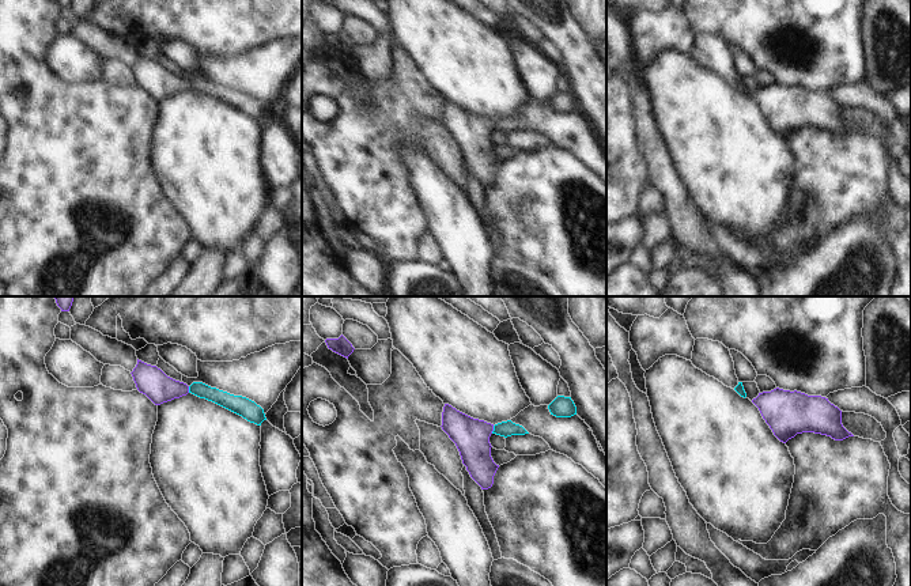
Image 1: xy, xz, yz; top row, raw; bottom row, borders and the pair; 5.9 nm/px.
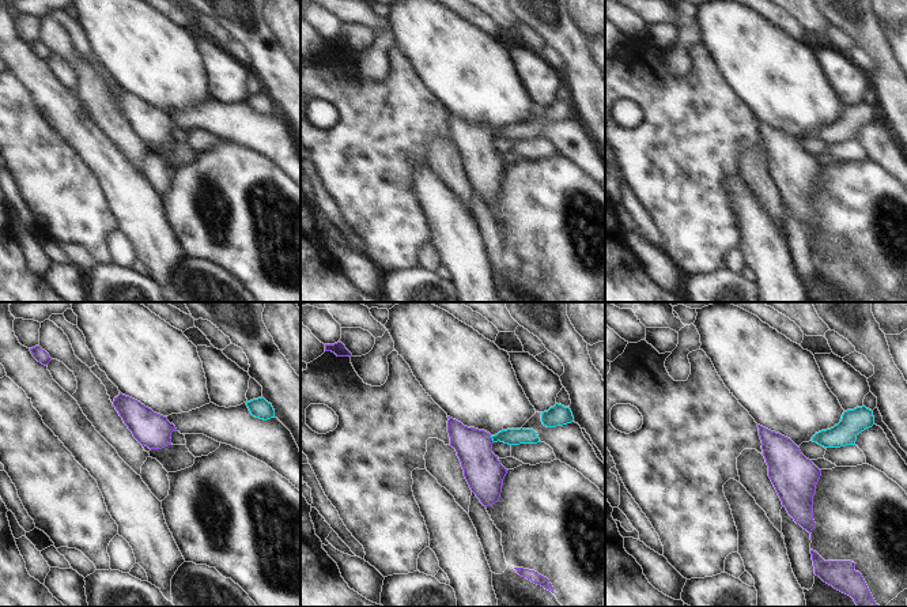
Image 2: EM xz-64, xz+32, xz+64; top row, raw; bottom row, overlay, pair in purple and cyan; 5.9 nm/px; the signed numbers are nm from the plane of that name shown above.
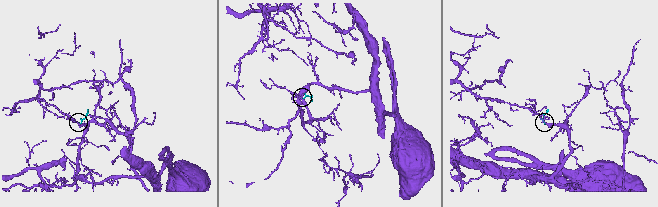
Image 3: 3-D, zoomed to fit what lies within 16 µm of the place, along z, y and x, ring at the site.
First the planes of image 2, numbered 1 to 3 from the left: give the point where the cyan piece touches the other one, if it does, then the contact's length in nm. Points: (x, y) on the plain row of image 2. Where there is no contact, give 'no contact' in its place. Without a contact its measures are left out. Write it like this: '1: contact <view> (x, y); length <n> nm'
1: no contact
2: contact xz+32 (491, 134); length 50 nm
3: no contact

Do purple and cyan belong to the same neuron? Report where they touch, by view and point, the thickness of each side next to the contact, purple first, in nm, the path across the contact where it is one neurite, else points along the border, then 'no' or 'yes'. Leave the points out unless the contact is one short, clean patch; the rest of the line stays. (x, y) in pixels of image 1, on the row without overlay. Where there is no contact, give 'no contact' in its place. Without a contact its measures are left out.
xz (492, 125) | 220/100 nm | across xz (471, 131), (482, 125), (492, 125), (506, 124) | yes

